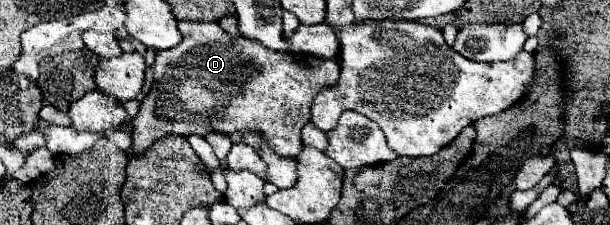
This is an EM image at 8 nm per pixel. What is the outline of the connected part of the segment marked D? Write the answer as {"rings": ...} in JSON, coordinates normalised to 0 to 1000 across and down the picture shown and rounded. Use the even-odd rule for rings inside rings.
{"rings":[[[293,93],[293,138],[300,156],[297,191],[257,227],[254,244],[254,360],[244,422],[231,449],[231,484],[218,529],[218,644],[215,689],[234,689],[261,609],[270,600],[326,600],[336,609],[346,582],[379,600],[392,582],[418,582],[438,627],[438,644],[461,698],[484,698],[493,680],[493,573],[510,529],[510,458],[533,387],[552,378],[556,289],[546,262],[520,262],[487,236],[444,236],[418,182],[398,164],[375,164],[356,102],[320,102]]]}

